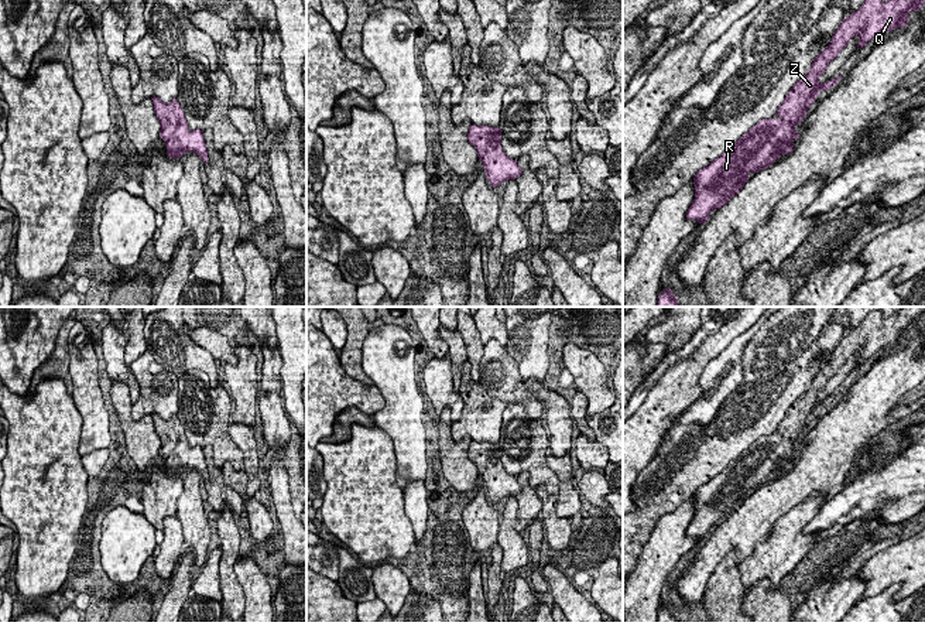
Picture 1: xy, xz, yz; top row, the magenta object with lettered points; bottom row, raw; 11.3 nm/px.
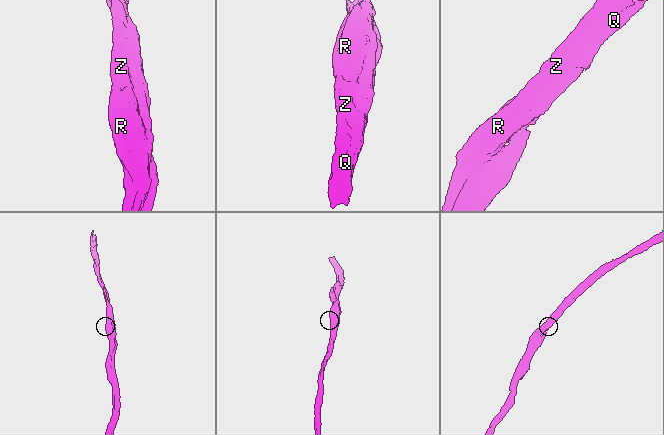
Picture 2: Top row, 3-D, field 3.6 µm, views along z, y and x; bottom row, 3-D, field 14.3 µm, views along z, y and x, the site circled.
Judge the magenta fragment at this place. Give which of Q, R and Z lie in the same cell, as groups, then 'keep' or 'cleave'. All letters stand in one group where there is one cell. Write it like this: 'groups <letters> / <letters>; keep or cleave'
groups Q R Z; keep

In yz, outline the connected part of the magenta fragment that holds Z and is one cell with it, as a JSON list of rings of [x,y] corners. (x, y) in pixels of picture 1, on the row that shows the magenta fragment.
[[[866,0],[857,11],[845,17],[830,44],[818,54],[811,69],[787,93],[775,112],[780,119],[760,120],[720,157],[695,174],[695,199],[686,211],[686,219],[708,222],[713,209],[720,209],[743,189],[750,172],[768,168],[781,156],[794,151],[792,140],[799,139],[795,126],[801,126],[818,95],[833,88],[843,76],[822,83],[819,78],[854,35],[860,35],[860,49],[881,33],[907,25],[908,14],[924,4],[925,0]]]

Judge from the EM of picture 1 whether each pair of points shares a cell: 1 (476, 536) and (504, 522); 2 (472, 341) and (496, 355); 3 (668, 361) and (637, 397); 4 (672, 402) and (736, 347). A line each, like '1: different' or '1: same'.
1: different
2: different
3: same
4: different

